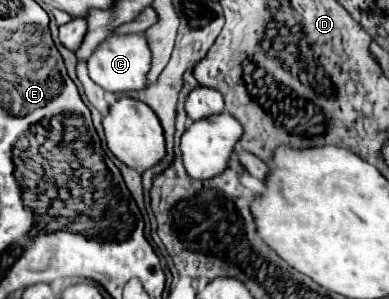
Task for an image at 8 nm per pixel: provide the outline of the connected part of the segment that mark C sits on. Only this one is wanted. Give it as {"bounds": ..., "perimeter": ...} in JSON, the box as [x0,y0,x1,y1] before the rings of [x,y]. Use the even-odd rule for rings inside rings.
{"bounds":[87,34,151,92],"perimeter":[[[111,34],[87,60],[89,78],[107,92],[129,92],[145,88],[145,74],[149,72],[151,52],[143,34]]]}

